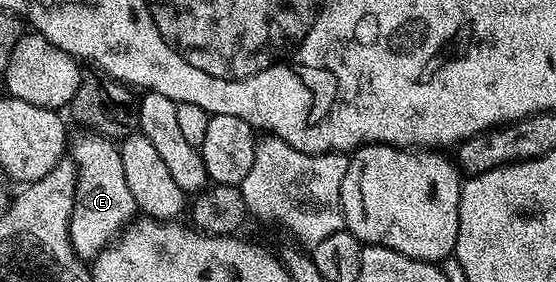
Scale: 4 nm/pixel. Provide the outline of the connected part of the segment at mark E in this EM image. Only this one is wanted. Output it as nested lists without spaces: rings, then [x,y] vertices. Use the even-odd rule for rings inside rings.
[[[91,130],[84,133],[76,140],[74,137],[69,144],[70,159],[79,168],[69,234],[75,255],[84,262],[91,262],[131,223],[137,209],[133,194],[129,194],[129,182],[125,182],[125,170],[121,167],[116,141]]]

